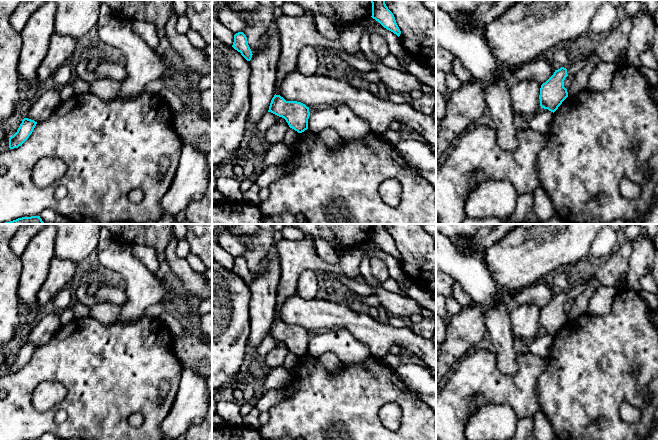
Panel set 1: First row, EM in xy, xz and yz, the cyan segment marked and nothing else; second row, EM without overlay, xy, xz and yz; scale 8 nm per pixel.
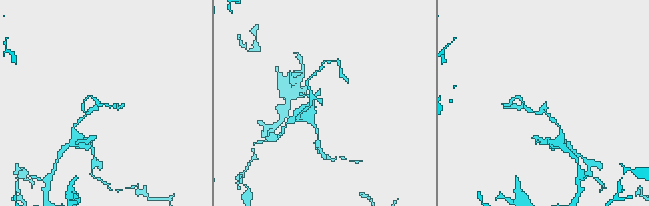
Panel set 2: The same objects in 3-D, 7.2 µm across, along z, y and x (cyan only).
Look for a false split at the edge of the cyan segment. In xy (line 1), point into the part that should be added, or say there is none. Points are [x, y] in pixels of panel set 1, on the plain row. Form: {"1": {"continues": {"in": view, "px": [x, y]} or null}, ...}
{"1": {"continues": null}}

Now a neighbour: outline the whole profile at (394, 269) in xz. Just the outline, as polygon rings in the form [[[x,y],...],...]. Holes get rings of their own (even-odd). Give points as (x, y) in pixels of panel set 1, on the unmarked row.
[[[372,243],[368,249],[369,257],[372,258],[374,256],[382,259],[388,268],[388,272],[391,278],[393,278],[398,285],[404,287],[402,278],[404,273],[400,267],[399,261],[393,256],[384,252],[378,245]]]

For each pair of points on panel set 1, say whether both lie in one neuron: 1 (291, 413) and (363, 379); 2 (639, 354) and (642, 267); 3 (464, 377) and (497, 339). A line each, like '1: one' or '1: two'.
1: one
2: two
3: two

